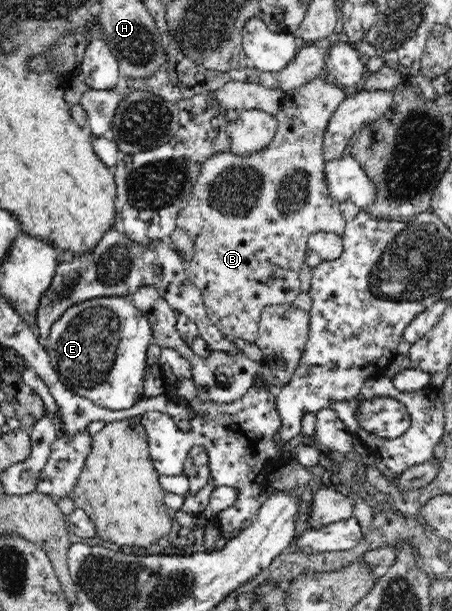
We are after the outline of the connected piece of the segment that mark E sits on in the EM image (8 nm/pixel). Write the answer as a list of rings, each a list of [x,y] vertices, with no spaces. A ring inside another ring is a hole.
[[[127,296],[92,298],[69,307],[43,340],[51,367],[71,392],[102,408],[124,410],[137,403],[148,356],[155,351],[152,324]]]

